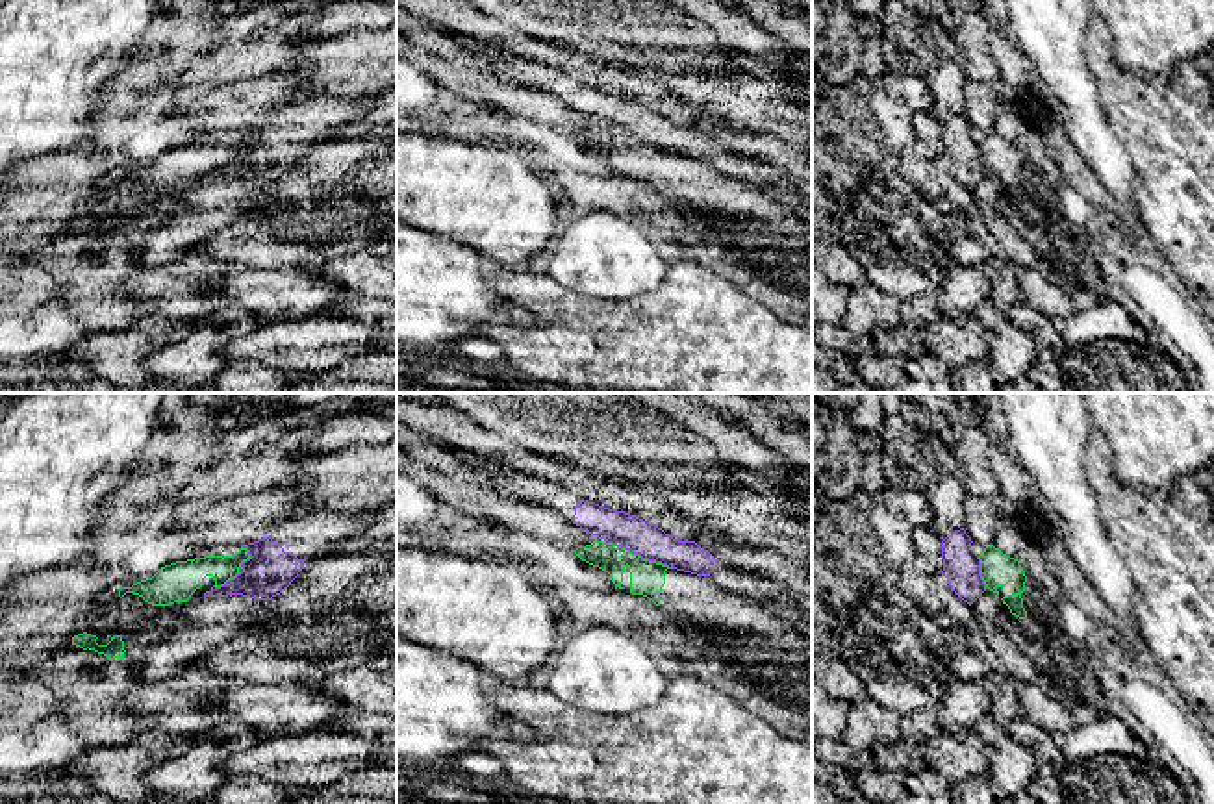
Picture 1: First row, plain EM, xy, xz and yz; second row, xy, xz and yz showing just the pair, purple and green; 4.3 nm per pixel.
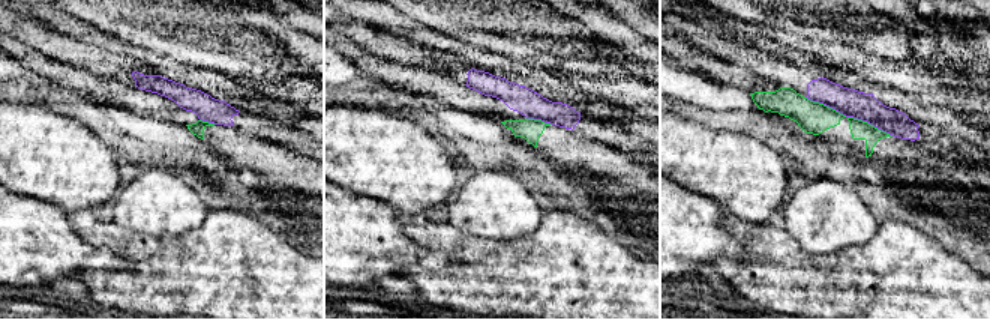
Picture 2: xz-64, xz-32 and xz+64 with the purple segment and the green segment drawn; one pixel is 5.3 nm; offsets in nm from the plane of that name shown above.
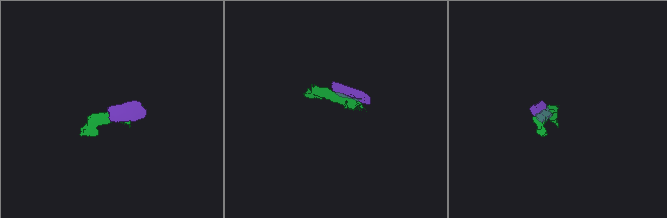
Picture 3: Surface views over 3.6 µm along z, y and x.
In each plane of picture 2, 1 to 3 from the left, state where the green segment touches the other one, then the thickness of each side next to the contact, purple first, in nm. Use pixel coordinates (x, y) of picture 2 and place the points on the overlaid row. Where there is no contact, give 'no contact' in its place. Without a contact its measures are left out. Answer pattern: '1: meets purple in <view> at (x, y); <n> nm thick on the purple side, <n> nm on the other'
1: meets purple in xz-64 at (207, 120); 140 nm thick on the purple side, 70 nm on the other
2: meets purple in xz-32 at (539, 119); 140 nm thick on the purple side, 120 nm on the other
3: meets purple in xz+64 at (849, 116); 150 nm thick on the purple side, 100 nm on the other

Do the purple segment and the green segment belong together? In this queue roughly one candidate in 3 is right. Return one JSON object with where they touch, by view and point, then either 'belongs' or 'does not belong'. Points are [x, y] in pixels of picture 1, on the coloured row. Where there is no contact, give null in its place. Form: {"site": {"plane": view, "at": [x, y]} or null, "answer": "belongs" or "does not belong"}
{"site": {"plane": "xz", "at": [640, 554]}, "answer": "does not belong"}

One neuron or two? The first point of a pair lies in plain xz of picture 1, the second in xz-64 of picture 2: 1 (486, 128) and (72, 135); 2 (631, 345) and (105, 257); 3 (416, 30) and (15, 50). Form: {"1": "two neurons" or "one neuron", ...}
{"1": "two neurons", "2": "two neurons", "3": "two neurons"}

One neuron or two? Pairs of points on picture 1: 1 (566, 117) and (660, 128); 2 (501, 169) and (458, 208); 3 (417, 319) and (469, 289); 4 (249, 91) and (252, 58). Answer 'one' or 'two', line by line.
1: two
2: one
3: one
4: two

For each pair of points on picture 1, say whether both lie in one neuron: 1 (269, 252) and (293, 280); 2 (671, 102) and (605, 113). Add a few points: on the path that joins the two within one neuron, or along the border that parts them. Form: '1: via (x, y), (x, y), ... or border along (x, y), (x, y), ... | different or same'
1: border along (240, 269), (306, 267), (317, 273) | different
2: border along (653, 110), (673, 123), (690, 126) | different

